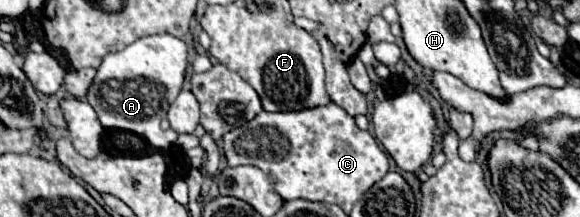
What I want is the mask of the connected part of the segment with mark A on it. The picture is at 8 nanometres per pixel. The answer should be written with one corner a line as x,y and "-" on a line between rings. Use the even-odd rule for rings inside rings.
167,33
141,37
123,51
111,53
103,59
101,67
97,69
97,77
89,87
87,101
97,111
103,127
137,133
145,137
153,147
169,149
175,141
167,139
159,127
159,121
167,115
167,107
177,99
181,91
187,65
187,45
179,37
-
157,85
161,91
153,91

